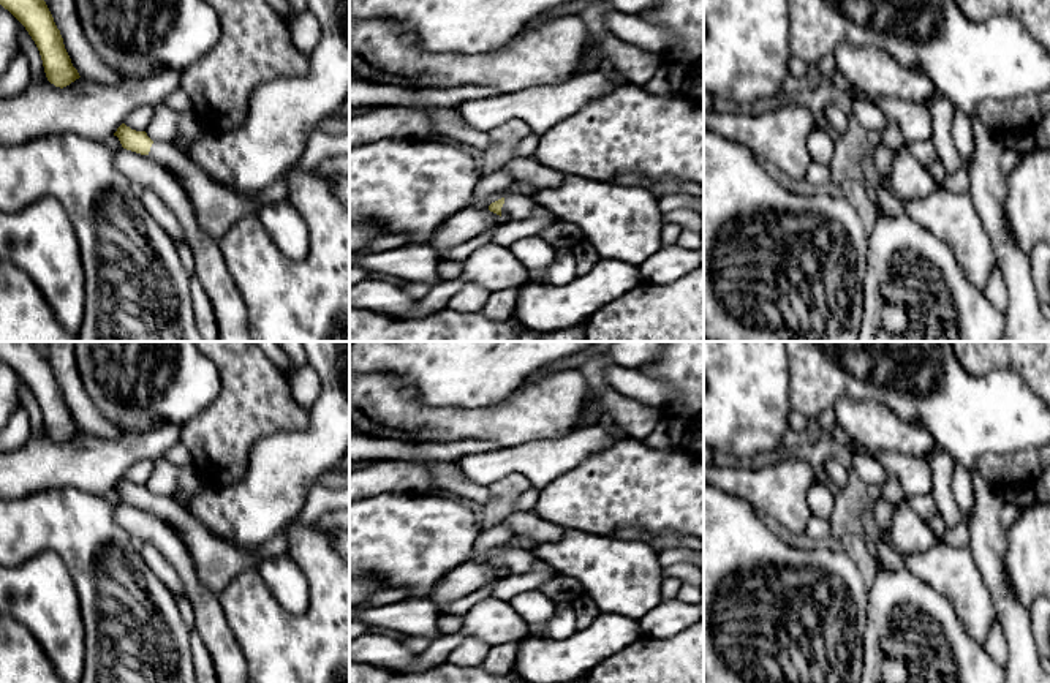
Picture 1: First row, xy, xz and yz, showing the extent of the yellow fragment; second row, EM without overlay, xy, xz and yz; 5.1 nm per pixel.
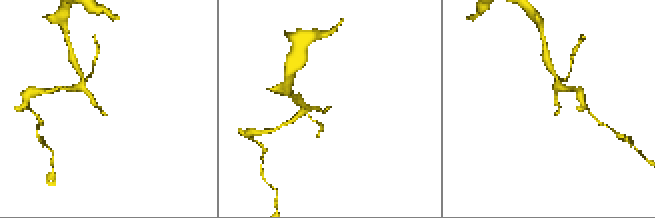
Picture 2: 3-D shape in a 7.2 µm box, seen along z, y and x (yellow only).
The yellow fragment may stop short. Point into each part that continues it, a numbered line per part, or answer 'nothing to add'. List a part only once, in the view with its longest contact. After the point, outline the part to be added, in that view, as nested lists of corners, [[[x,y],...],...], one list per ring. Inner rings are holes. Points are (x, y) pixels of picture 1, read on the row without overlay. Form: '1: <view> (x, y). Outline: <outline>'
1: xz (516, 560). Outline: [[[522,549],[504,550],[501,572],[520,574],[530,571],[536,561],[538,561],[536,555],[530,550]]]

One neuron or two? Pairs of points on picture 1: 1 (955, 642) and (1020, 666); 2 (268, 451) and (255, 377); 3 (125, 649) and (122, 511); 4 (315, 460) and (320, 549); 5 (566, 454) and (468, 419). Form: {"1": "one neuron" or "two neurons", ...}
{"1": "two neurons", "2": "two neurons", "3": "two neurons", "4": "two neurons", "5": "two neurons"}

